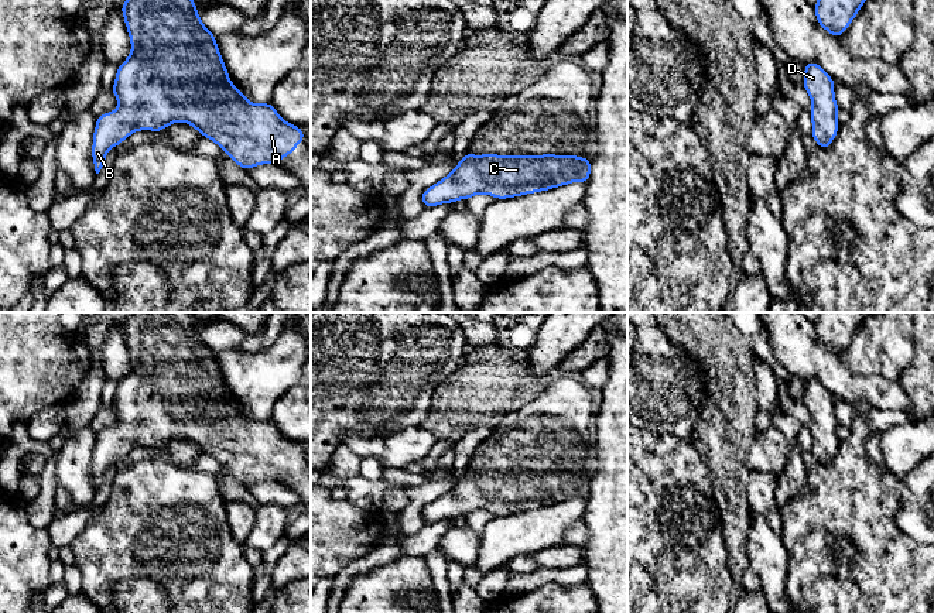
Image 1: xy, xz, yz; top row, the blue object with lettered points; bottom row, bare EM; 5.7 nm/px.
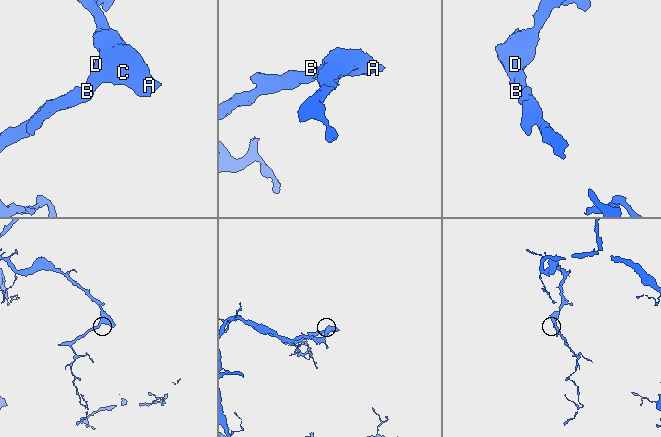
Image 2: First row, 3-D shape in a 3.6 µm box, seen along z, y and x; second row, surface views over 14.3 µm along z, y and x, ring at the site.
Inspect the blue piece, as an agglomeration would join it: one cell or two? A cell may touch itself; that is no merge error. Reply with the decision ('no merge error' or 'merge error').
no merge error

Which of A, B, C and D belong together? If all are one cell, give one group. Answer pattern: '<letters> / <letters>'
A B C D

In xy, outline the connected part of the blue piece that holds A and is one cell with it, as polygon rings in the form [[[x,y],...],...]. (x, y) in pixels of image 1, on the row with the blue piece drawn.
[[[126,0],[120,8],[131,41],[131,54],[117,66],[112,88],[119,107],[112,113],[97,116],[92,147],[96,174],[103,168],[107,151],[124,141],[131,133],[137,130],[161,131],[175,121],[189,123],[203,137],[215,141],[246,171],[261,164],[278,164],[283,157],[290,155],[305,140],[302,129],[284,121],[270,102],[252,103],[229,81],[216,37],[201,23],[194,0]]]

